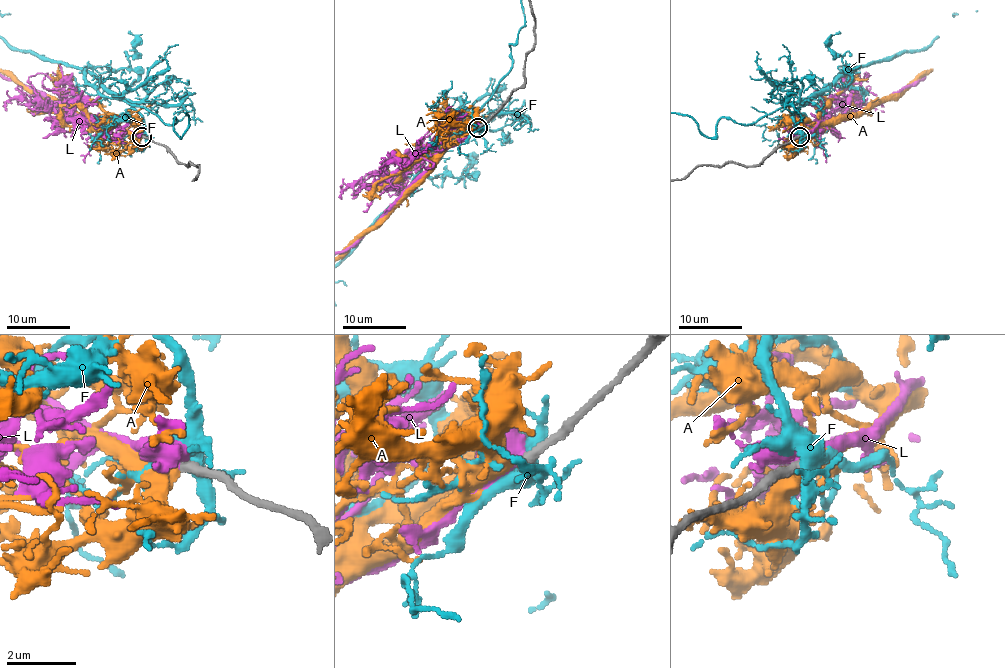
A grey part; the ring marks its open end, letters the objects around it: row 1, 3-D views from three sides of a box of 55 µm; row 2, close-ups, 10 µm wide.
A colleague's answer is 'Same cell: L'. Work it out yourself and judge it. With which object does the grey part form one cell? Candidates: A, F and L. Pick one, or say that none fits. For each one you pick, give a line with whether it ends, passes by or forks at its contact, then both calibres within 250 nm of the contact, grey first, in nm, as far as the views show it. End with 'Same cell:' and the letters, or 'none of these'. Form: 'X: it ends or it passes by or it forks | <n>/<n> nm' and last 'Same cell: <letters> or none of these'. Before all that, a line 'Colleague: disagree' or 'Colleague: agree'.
Colleague: agree
L: it forks | 280/360 nm
Same cell: L

